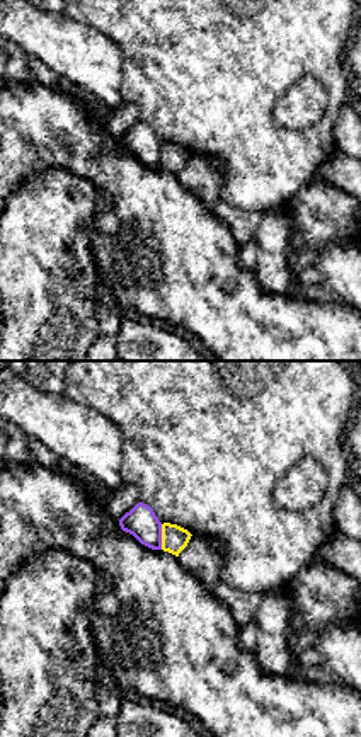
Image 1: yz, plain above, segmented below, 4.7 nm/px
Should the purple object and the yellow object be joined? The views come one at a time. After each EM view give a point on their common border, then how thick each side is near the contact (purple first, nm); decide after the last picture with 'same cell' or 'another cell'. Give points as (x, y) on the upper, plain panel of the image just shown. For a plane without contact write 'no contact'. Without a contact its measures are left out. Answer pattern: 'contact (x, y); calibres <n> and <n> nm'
contact (160, 155); calibres 150 and 130 nm

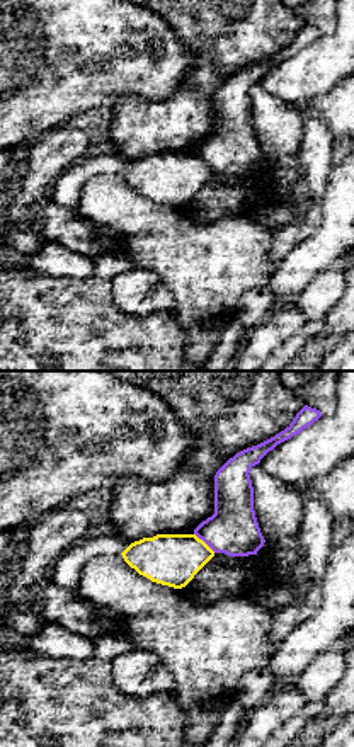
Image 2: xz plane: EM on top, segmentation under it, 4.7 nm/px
contact (205, 160); calibres 240 and 240 nm

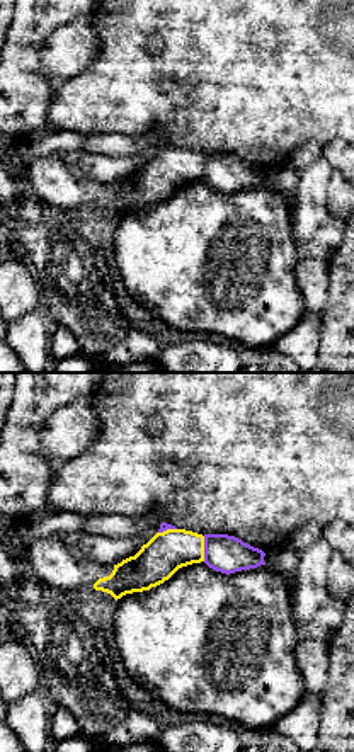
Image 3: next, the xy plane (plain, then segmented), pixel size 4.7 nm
contact (205, 167); calibres 180 and 200 nm

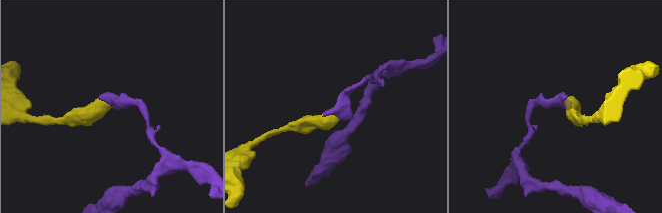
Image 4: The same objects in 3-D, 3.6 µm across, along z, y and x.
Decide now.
another cell

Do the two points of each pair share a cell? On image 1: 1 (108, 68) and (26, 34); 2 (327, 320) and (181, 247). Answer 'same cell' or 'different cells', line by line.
1: same cell
2: same cell

